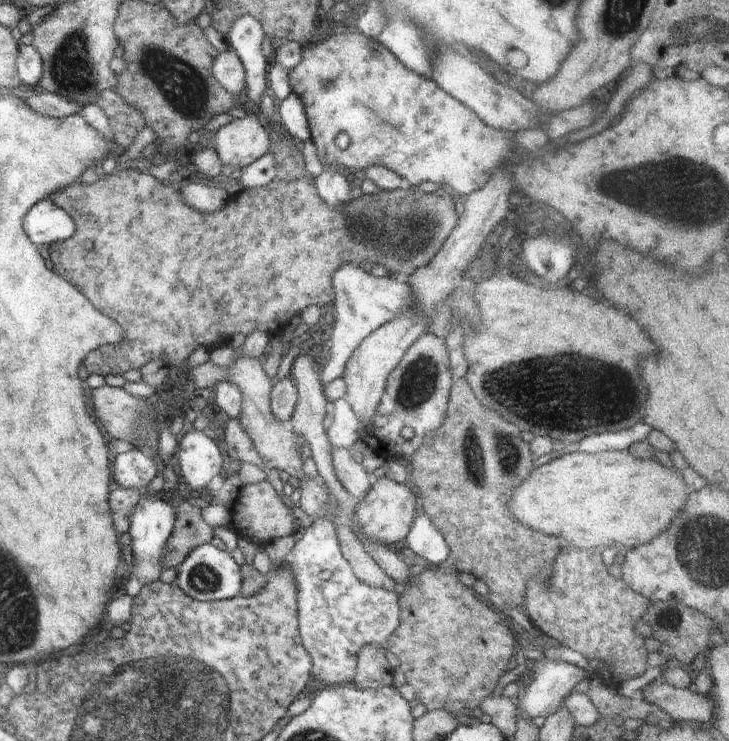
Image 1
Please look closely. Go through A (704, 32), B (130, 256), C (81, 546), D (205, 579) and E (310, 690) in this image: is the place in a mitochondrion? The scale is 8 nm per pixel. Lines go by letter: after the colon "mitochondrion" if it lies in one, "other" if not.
A: mitochondrion
B: mitochondrion
C: other
D: mitochondrion
E: other

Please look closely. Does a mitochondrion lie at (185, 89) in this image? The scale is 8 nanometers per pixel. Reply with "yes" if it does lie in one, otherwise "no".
yes

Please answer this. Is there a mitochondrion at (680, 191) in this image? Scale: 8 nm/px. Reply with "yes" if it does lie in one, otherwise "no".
yes

